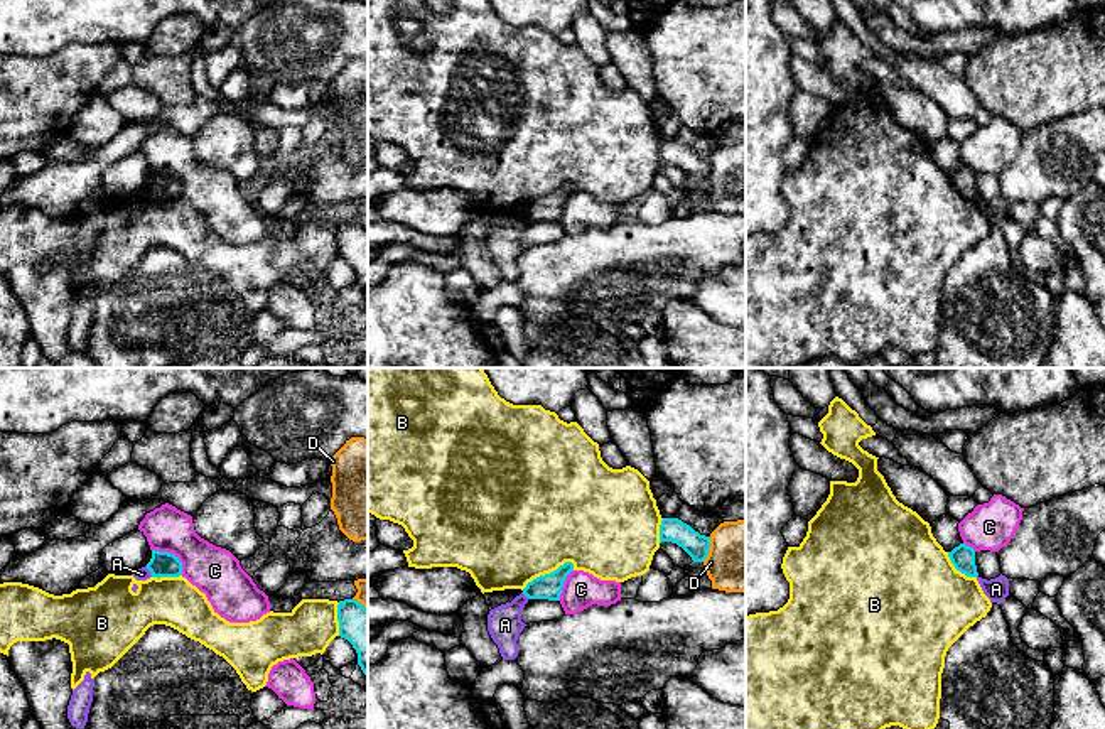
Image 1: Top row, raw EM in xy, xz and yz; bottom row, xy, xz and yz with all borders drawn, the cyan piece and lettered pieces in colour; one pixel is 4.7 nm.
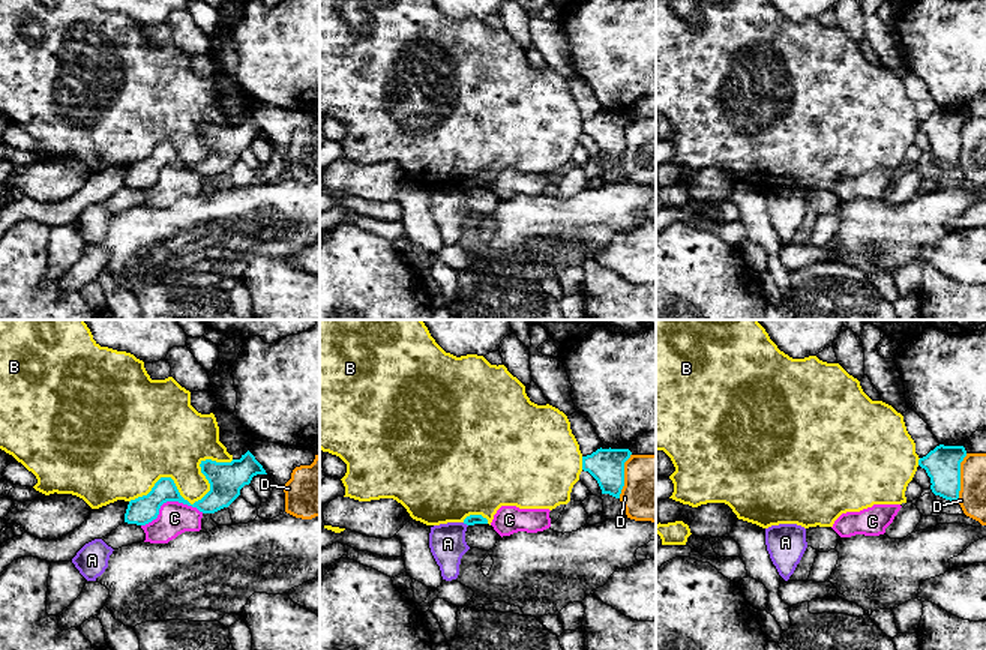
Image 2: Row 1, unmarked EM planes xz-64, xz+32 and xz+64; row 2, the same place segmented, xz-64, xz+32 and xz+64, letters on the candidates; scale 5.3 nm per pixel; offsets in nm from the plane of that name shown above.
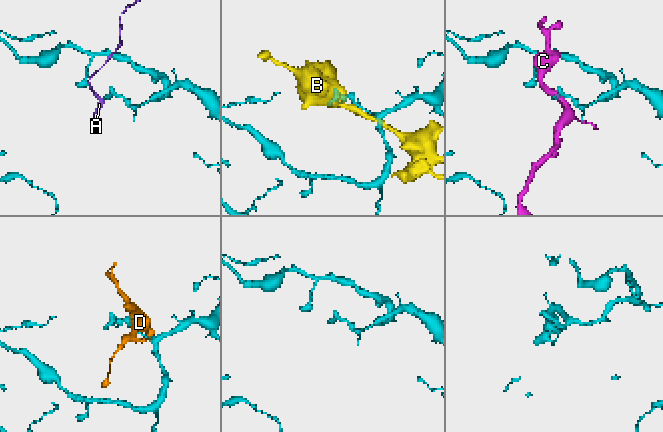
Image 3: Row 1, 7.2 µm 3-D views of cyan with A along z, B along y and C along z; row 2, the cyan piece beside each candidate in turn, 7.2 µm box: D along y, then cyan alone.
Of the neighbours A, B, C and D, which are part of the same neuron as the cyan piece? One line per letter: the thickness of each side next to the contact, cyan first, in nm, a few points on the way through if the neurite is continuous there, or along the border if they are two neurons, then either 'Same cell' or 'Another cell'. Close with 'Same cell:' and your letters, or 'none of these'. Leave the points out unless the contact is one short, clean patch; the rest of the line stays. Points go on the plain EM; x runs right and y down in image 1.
A: Thickness 130 nm (cyan) against 60 nm. Boundary: xy (145, 188), (152, 198). Another cell
B: Thickness 120 nm (cyan) against 480 nm. Another cell
C: Thickness 130 nm (cyan) against 240 nm. Boundary: xy (152, 171), (171, 174), (181, 184), (183, 196). Another cell
D: Thickness 120 nm (cyan) against 340 nm. Another cell
Same cell: none of these

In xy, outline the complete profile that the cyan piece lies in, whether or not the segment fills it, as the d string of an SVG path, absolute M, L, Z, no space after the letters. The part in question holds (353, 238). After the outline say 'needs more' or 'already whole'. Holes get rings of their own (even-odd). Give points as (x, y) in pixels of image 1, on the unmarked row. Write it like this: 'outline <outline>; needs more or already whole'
outline M356 221L337 226L339 258L348 262L358 275L358 287L368 295L368 231Z; already whole

